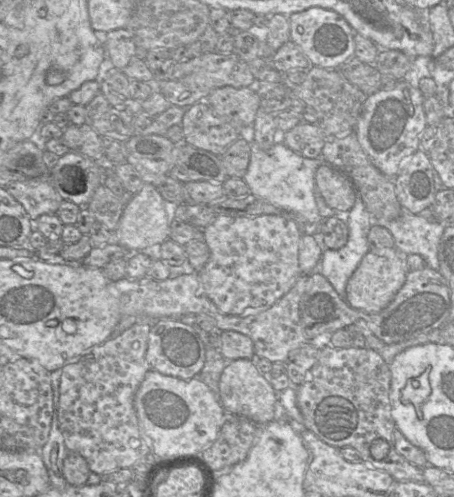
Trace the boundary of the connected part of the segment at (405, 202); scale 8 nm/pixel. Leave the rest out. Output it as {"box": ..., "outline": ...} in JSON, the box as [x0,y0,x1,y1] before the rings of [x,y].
{"box":[393,149,436,215],"outline":[[[421,149],[405,158],[393,178],[395,193],[401,207],[414,215],[431,208],[436,196],[433,166]]]}

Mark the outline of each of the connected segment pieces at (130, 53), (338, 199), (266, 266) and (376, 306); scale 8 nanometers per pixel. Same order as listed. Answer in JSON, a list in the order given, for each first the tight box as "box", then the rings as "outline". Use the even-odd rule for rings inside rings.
[{"box":[94,29,139,70],"outline":[[[125,29],[104,32],[94,32],[104,45],[106,56],[114,67],[123,70],[129,62],[139,54],[132,35]]]},{"box":[315,163,357,211],"outline":[[[322,163],[315,173],[316,190],[327,205],[340,211],[350,211],[357,191],[348,176],[327,163]]]},{"box":[198,214,303,315],"outline":[[[217,214],[202,232],[210,258],[198,275],[205,295],[225,315],[258,314],[279,301],[303,276],[299,267],[299,243],[303,234],[292,218]]]},{"box":[346,248,407,313],"outline":[[[396,248],[370,250],[361,260],[346,285],[346,302],[356,310],[377,313],[395,297],[406,281],[407,267],[404,255]]]}]

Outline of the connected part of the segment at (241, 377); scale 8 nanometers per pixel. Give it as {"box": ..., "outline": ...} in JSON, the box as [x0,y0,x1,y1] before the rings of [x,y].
{"box":[219,359,278,424],"outline":[[[249,359],[228,361],[219,382],[220,403],[226,412],[244,417],[253,423],[267,424],[276,419],[278,392],[269,377],[263,375]]]}

